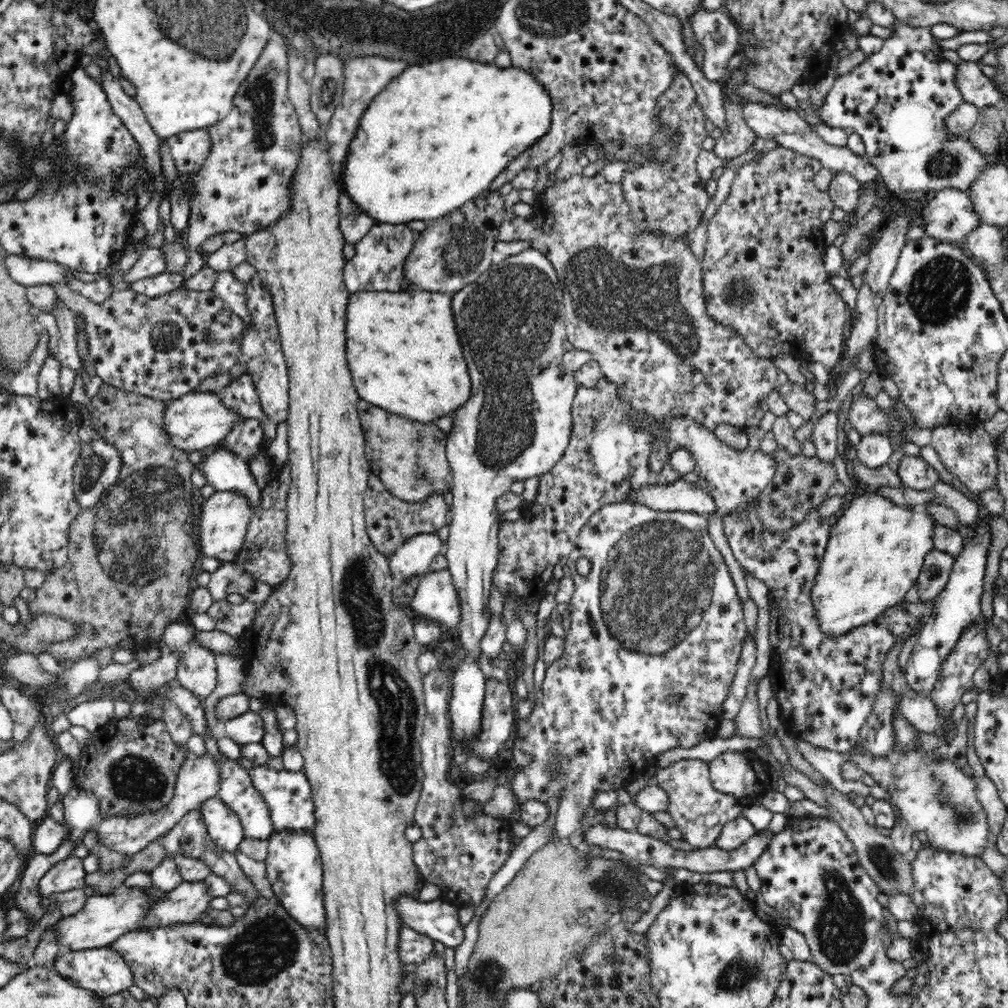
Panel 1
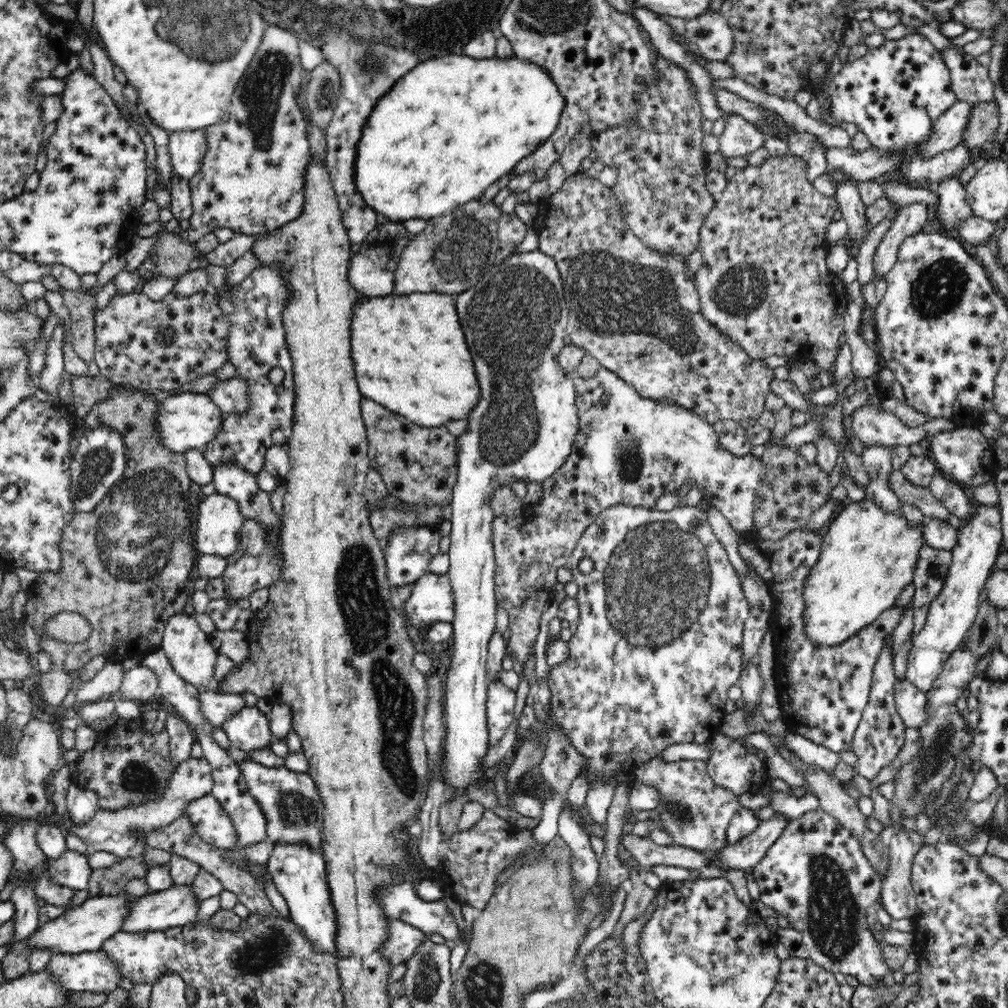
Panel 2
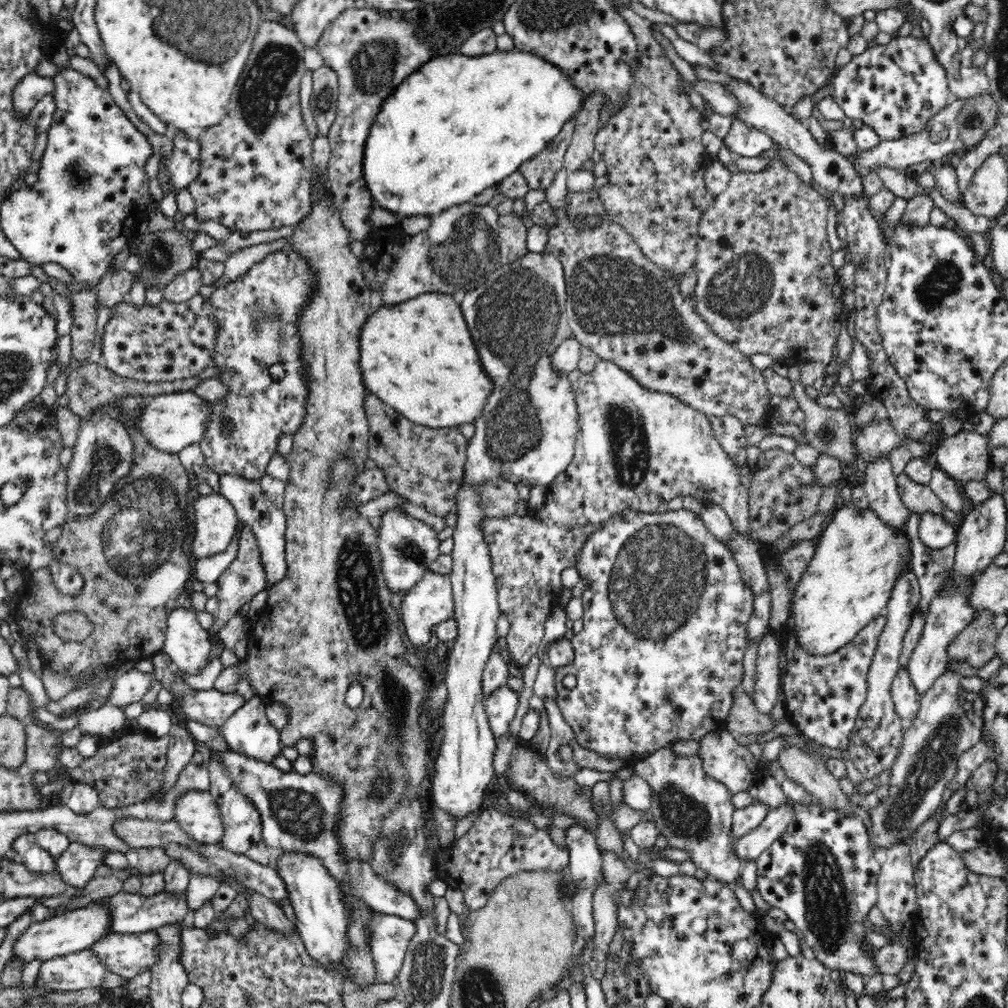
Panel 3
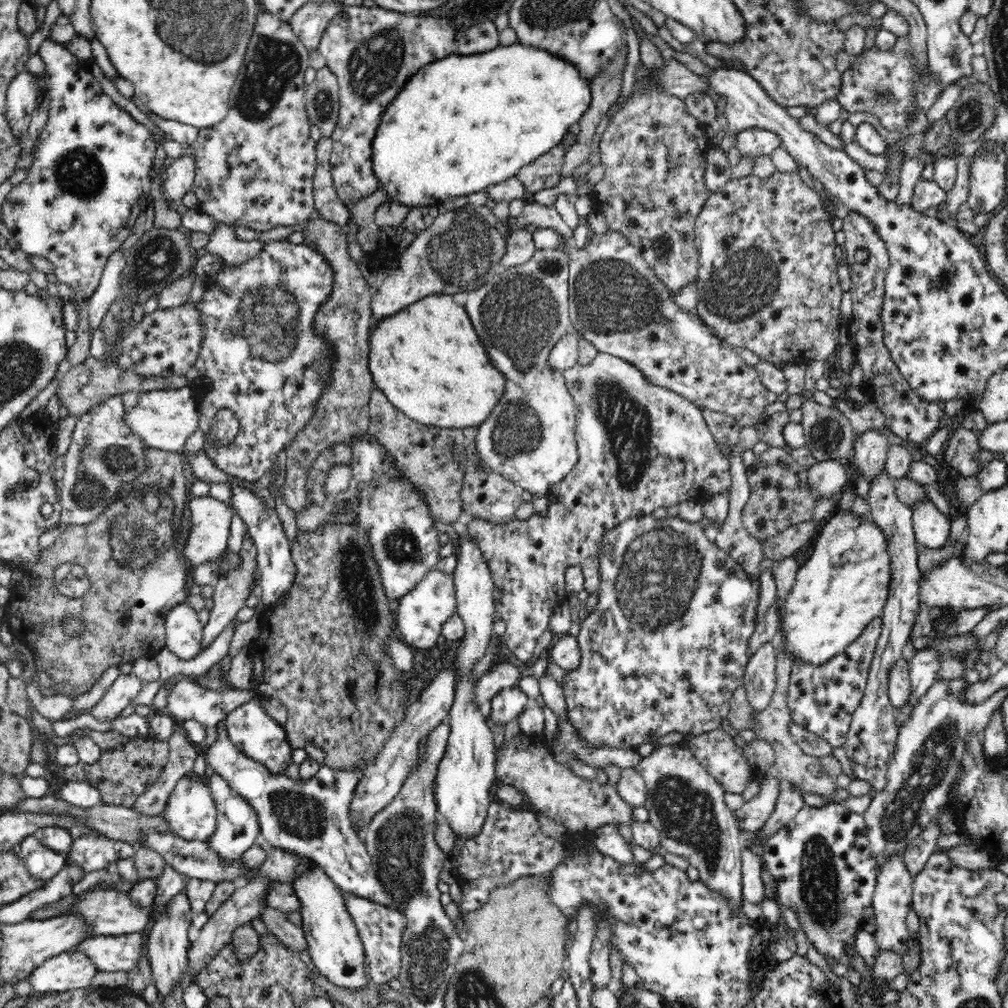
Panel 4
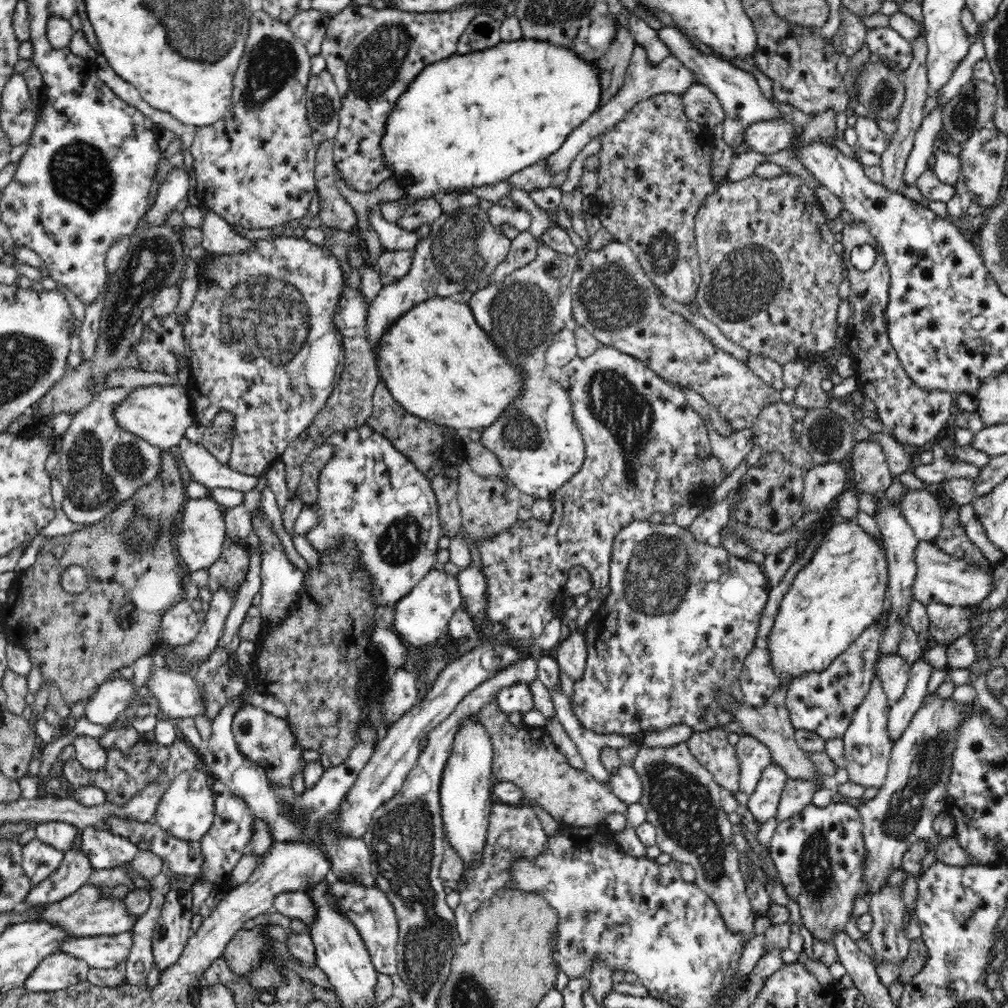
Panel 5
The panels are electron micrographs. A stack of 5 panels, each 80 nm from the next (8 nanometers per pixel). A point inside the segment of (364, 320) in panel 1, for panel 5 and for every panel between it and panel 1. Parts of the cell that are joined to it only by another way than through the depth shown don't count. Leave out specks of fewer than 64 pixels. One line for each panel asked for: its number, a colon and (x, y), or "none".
2: (410, 356)
3: (417, 356)
4: (443, 377)
5: (439, 365)

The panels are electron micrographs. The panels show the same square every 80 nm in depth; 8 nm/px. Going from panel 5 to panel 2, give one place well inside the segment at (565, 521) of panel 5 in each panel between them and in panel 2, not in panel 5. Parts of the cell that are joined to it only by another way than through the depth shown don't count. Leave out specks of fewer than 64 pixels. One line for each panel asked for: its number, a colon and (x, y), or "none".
2: (629, 450)
3: (635, 448)
4: (640, 446)

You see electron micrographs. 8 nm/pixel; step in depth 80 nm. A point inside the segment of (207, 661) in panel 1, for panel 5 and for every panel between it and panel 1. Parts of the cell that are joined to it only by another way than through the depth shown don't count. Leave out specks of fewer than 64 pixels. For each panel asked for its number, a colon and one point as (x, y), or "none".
2: (189, 650)
3: (187, 643)
4: (184, 630)
5: (180, 625)

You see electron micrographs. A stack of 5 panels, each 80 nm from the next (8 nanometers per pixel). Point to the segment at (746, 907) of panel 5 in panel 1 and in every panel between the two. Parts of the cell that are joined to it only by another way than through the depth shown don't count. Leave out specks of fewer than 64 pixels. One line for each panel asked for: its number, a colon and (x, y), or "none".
1: (699, 811)
2: (695, 812)
3: (693, 812)
4: (686, 804)

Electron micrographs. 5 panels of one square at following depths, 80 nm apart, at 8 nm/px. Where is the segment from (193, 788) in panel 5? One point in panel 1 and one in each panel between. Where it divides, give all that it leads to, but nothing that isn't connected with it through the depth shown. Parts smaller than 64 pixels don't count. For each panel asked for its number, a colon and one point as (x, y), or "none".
1: (225, 829)
2: (213, 823)
3: (197, 812)
4: (190, 812)

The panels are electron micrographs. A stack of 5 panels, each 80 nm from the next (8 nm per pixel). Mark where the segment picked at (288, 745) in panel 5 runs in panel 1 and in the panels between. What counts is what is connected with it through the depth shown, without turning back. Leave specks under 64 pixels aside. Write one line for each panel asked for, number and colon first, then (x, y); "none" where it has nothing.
1: (247, 728)
2: (248, 729)
3: (248, 731)
4: (258, 736)

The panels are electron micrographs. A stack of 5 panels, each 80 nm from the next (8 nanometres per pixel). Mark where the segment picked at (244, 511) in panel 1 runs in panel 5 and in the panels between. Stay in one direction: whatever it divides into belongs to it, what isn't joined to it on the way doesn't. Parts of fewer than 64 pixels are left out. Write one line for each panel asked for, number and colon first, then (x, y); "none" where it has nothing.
2: (220, 523)
3: (216, 520)
4: (211, 519)
5: (199, 540)

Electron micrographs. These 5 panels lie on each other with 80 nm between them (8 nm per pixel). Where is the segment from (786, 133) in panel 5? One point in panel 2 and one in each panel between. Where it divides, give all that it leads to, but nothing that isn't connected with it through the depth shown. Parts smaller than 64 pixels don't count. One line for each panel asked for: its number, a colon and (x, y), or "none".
2: (739, 138)
3: (742, 139)
4: (754, 141)

